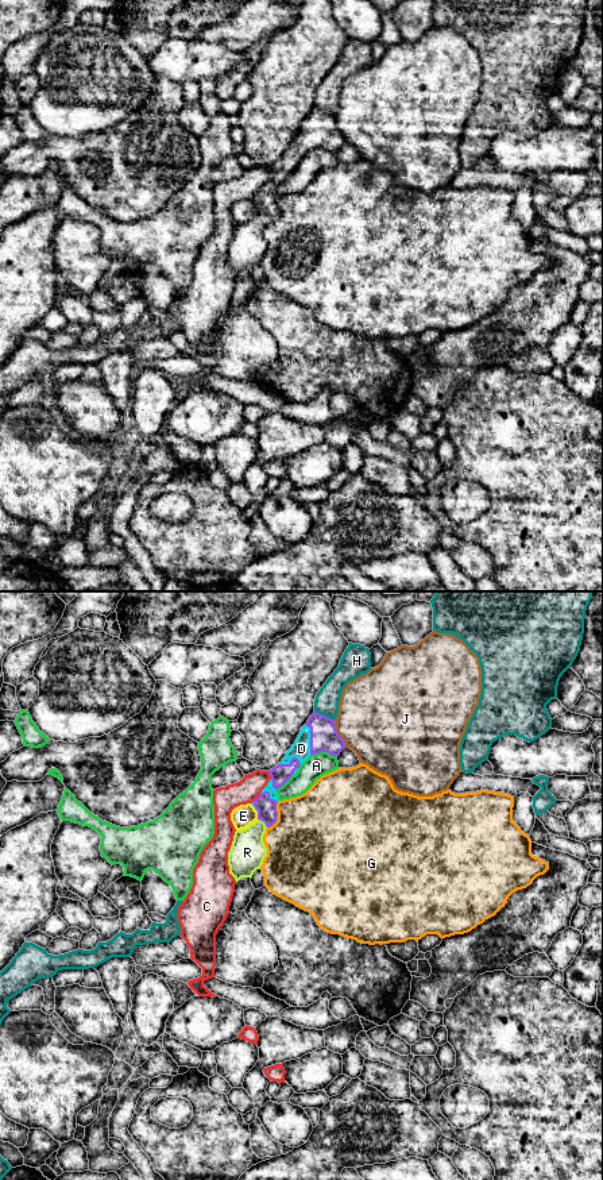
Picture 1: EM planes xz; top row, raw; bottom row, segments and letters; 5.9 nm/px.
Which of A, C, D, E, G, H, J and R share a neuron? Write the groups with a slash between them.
A / C / D R / E / G / H / J

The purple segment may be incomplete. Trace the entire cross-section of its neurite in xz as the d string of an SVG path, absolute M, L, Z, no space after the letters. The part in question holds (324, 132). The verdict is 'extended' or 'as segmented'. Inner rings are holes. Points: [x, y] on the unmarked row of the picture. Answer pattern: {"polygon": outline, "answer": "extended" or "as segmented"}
{"polygon": "M314 107L282 157L268 166L270 177L251 198L258 207L258 215L248 223L235 227L228 247L228 261L236 278L241 273L252 273L267 251L263 231L266 224L278 216L277 198L279 194L277 185L297 169L299 161L310 150L328 147L332 151L339 151L344 143L345 138L337 128L335 115Z", "answer": "extended"}

